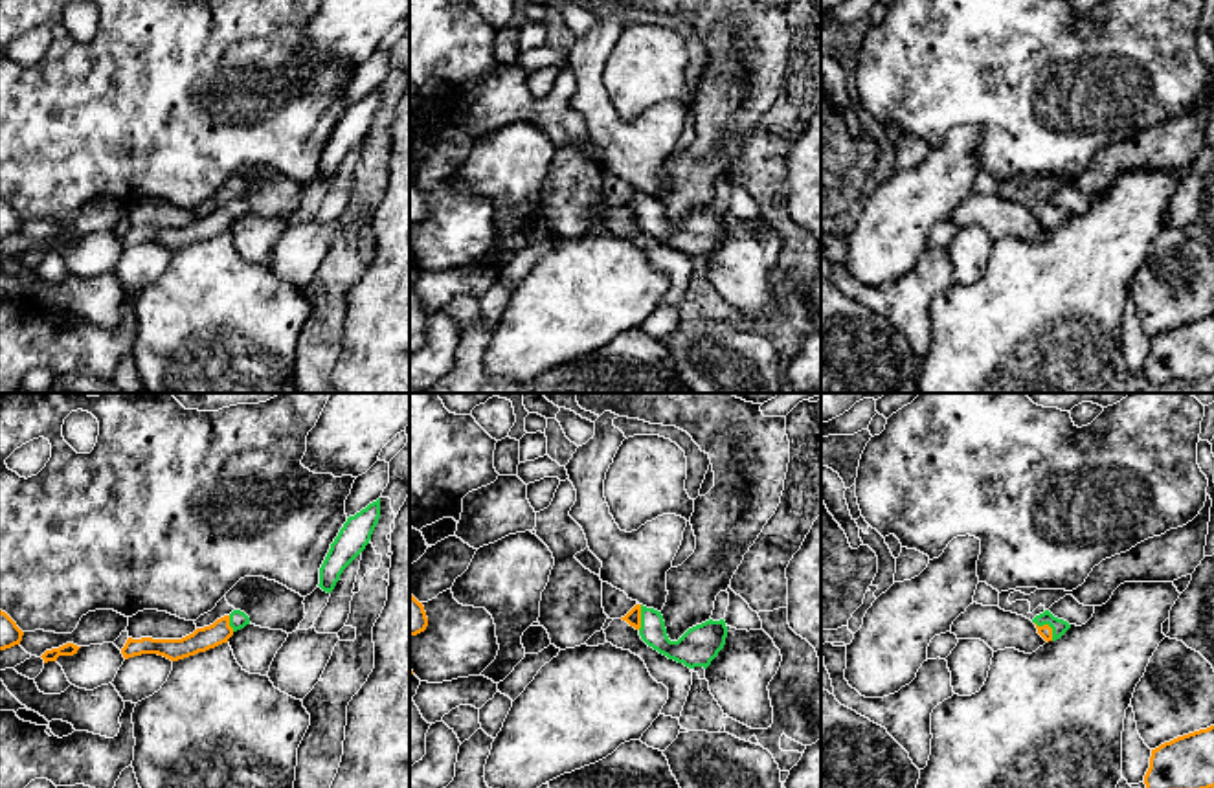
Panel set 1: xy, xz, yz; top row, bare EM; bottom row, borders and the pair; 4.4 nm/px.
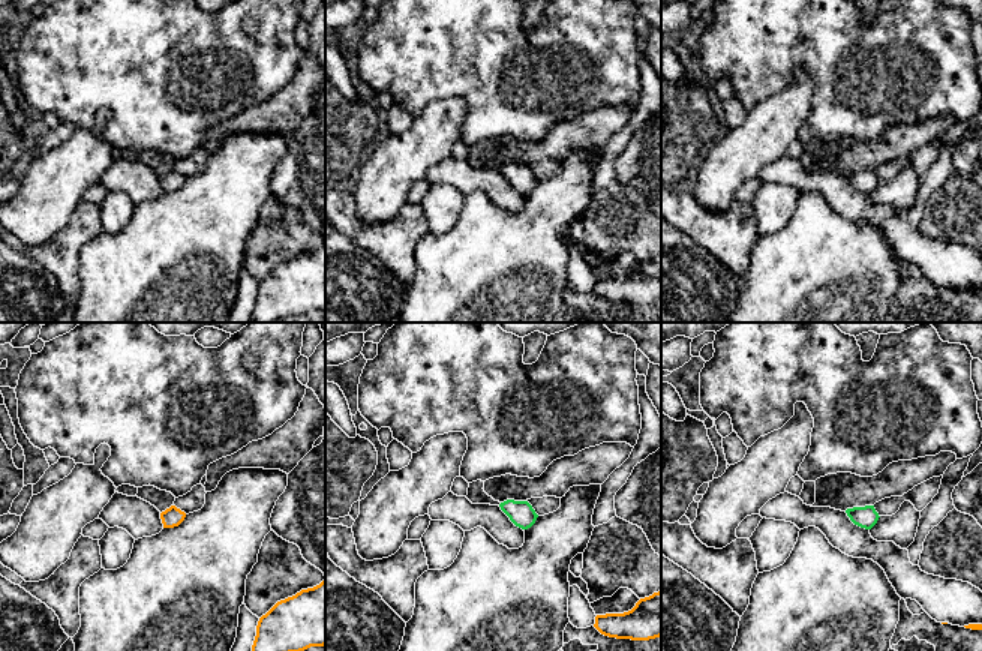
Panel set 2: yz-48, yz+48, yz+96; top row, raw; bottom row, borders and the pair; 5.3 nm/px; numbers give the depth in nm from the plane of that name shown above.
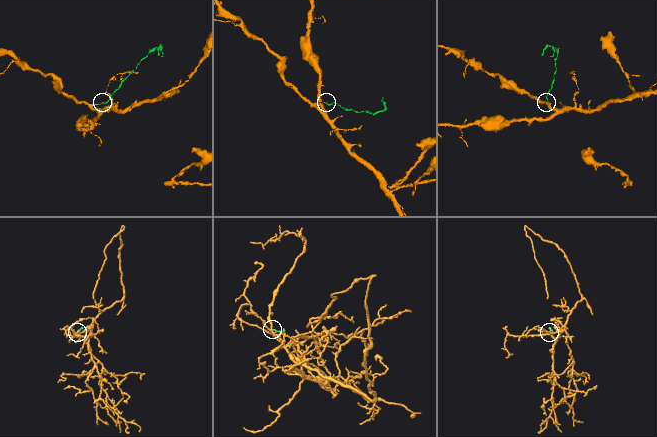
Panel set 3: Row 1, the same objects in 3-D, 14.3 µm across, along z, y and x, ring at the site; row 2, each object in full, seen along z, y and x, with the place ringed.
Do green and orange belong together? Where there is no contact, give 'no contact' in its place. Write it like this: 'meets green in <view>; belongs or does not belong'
meets green in yz; belongs

